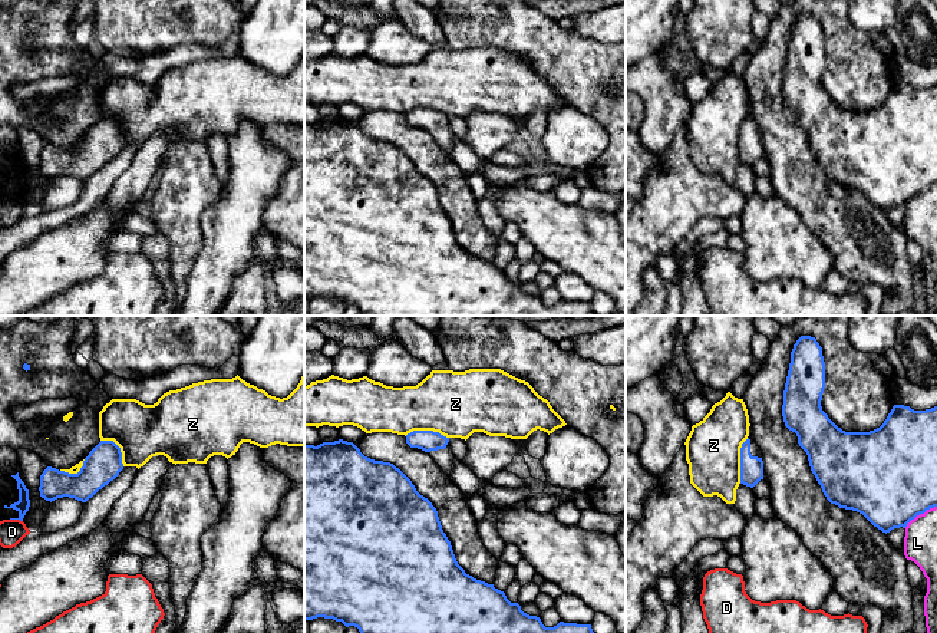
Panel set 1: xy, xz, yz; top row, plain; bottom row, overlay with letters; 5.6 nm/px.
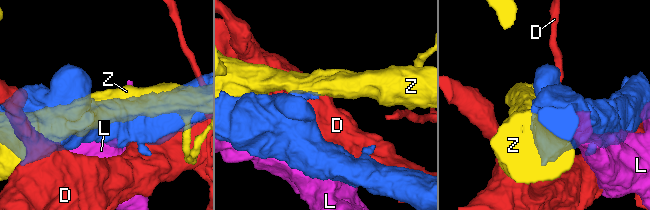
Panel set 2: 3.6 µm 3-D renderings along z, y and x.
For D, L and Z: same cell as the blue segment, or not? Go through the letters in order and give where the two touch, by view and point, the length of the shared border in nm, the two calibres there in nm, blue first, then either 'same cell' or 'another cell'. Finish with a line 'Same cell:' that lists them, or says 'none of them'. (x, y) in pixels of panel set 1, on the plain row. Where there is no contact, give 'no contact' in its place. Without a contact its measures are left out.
D: xy (16, 197) | 70 nm | 80/140 nm | another cell
L: yz (920, 191) | 220 nm | 500/190 nm | another cell
Z: yz (741, 139) | 260 nm | 130/300 nm | another cell
Same cell: none of them

